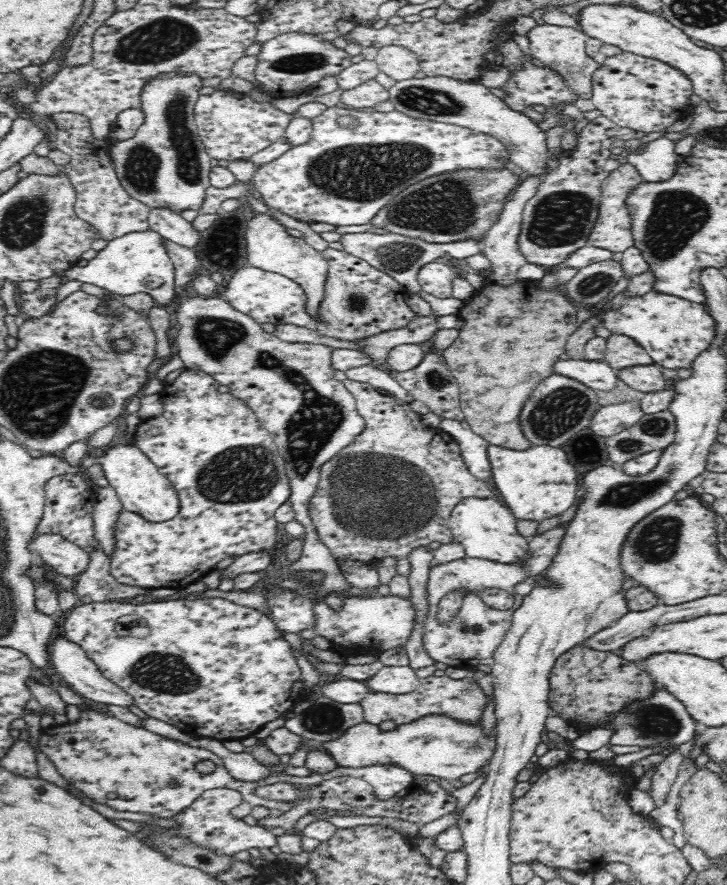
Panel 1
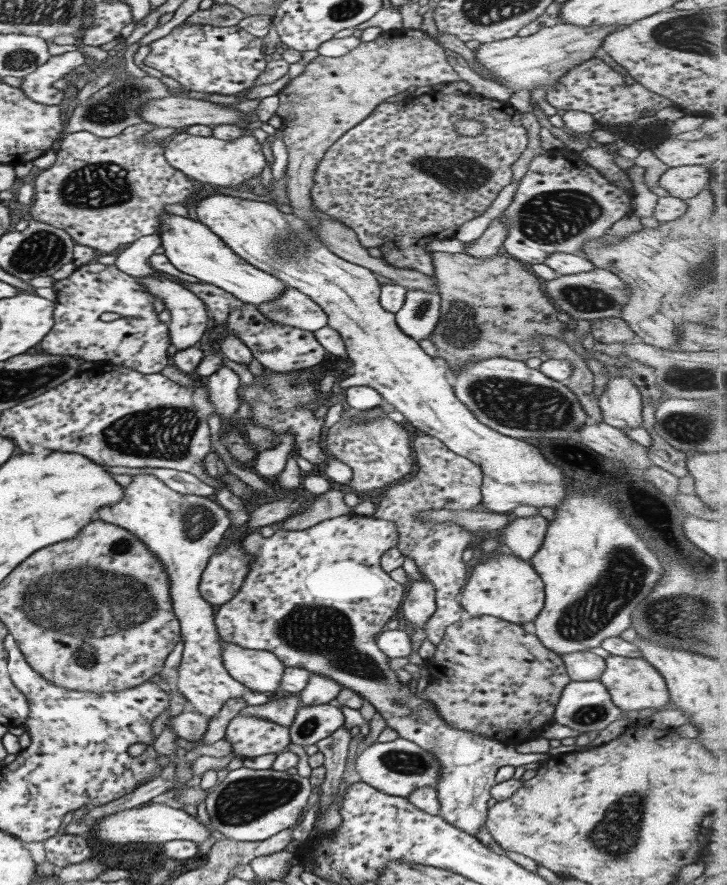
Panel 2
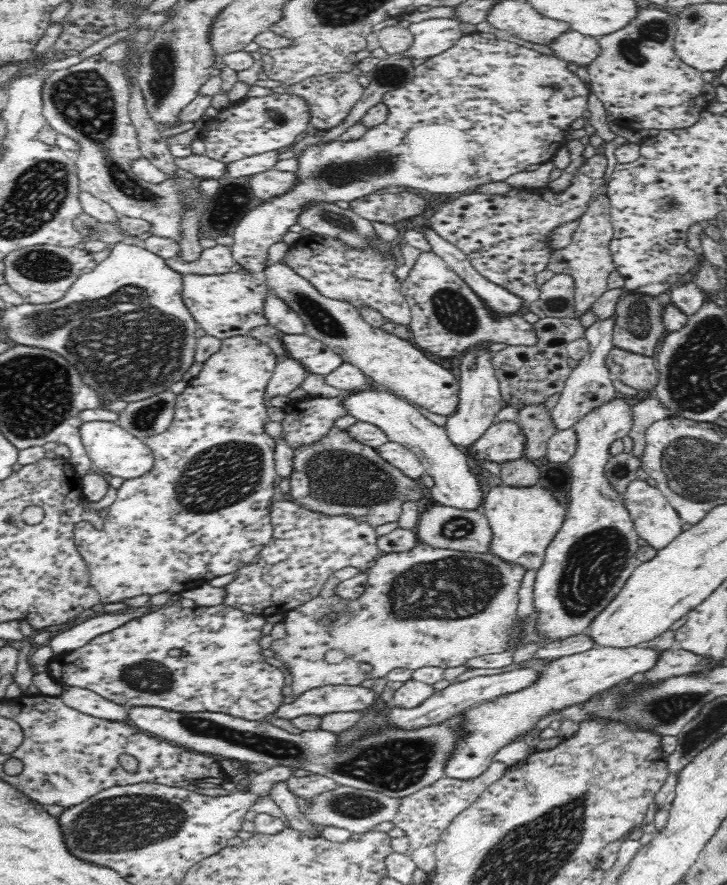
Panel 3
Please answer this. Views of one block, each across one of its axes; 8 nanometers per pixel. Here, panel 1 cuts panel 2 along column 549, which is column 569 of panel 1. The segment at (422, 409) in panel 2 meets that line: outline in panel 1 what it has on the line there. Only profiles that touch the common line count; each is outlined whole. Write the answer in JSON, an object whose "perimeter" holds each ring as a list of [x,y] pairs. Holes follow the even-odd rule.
{"perimeter":[[[489,444],[486,451],[497,496],[503,498],[517,520],[548,520],[560,516],[576,502],[581,478],[560,447],[531,445],[528,450],[508,450]]]}

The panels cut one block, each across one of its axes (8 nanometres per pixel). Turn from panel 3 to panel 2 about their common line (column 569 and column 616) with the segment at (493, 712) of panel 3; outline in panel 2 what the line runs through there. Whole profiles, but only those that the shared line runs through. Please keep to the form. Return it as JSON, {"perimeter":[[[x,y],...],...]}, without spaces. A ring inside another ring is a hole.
{"perimeter":[[[609,654],[604,658],[604,668],[597,679],[607,689],[611,702],[621,711],[668,707],[667,689],[663,677],[645,659],[623,658]]]}

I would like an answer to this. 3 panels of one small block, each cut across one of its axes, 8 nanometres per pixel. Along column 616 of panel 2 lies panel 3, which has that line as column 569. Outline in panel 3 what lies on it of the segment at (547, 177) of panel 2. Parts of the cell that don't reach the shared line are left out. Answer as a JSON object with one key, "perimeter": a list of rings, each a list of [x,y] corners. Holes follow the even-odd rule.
{"perimeter":[[[598,152],[592,158],[585,159],[585,163],[572,176],[570,186],[562,193],[554,193],[550,189],[542,187],[535,190],[514,188],[503,195],[468,192],[442,205],[434,212],[430,218],[430,226],[436,231],[436,234],[466,254],[472,266],[484,278],[504,287],[523,301],[534,303],[538,300],[540,292],[538,283],[536,283],[536,274],[546,270],[552,256],[552,248],[549,246],[552,230],[556,226],[576,220],[584,214],[589,202],[593,199],[592,194],[602,186],[607,164],[608,160],[603,152]]]}

